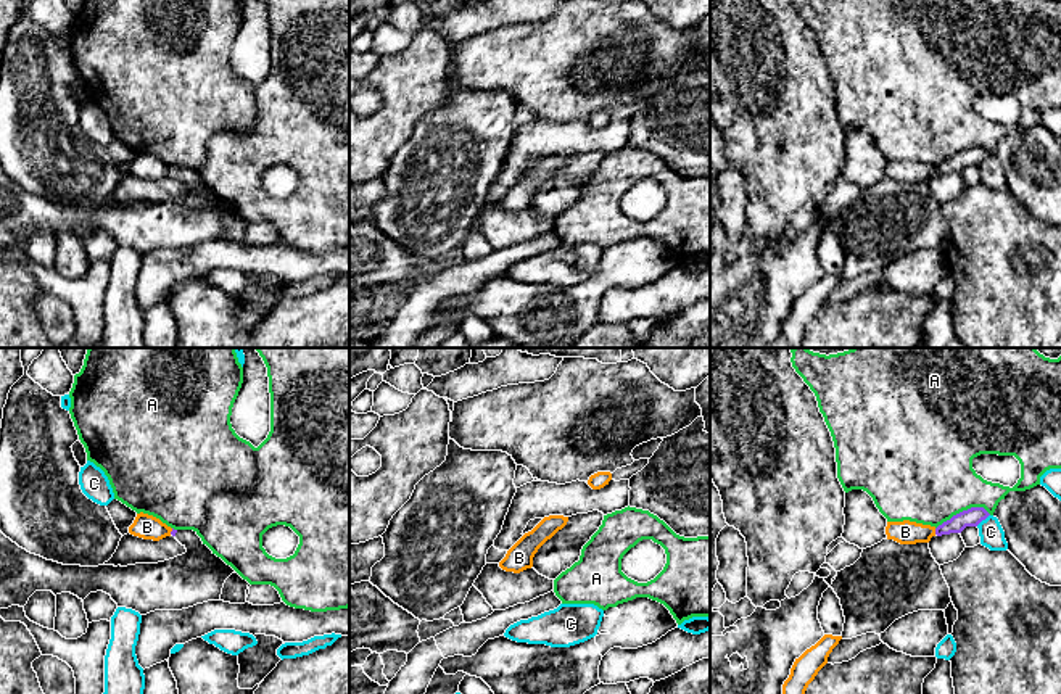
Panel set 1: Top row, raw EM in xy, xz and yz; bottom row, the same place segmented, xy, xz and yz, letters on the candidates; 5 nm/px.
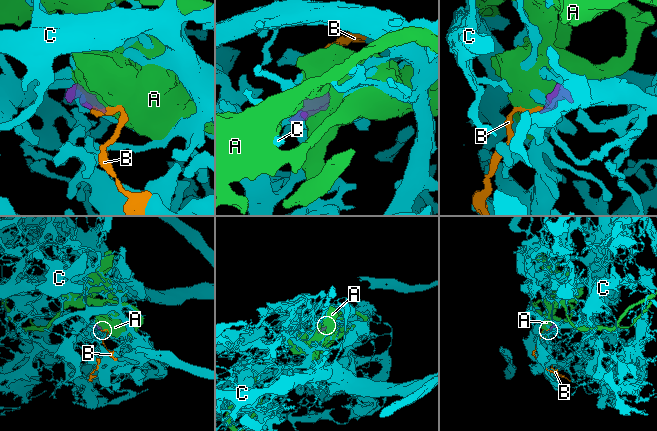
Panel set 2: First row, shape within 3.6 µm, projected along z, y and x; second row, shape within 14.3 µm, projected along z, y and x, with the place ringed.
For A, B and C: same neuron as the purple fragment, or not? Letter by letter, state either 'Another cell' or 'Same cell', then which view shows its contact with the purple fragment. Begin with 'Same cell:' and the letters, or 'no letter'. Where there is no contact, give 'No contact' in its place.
Same cell: no letter
A: Another cell. Touches purple in yz
B: Another cell. Touches purple in yz
C: Another cell. Touches purple in yz

